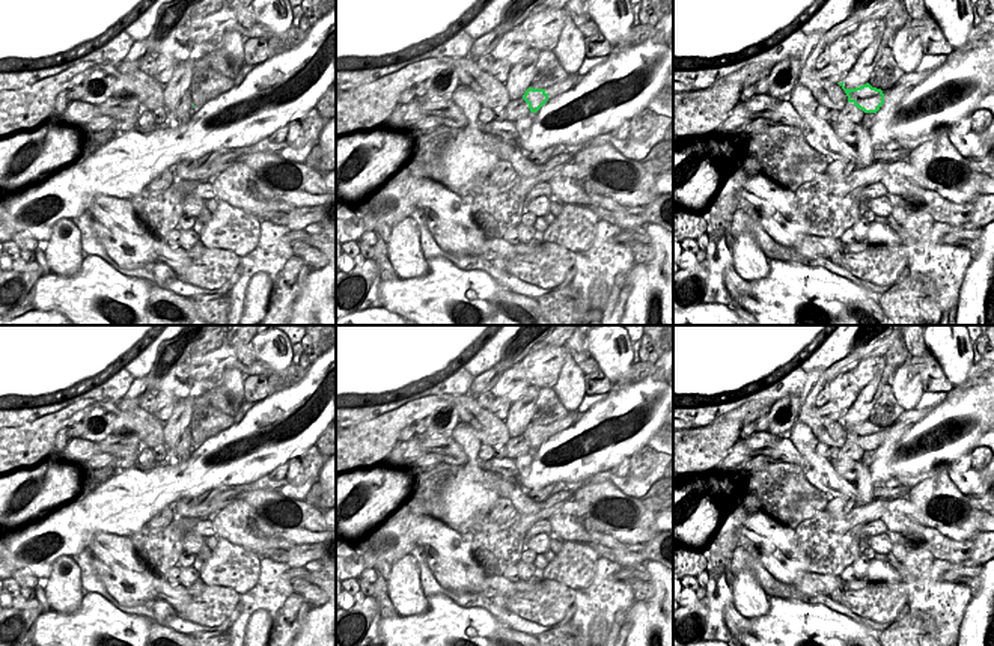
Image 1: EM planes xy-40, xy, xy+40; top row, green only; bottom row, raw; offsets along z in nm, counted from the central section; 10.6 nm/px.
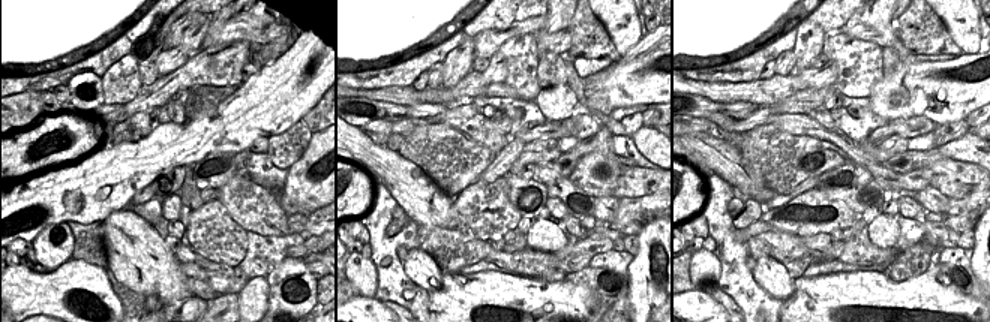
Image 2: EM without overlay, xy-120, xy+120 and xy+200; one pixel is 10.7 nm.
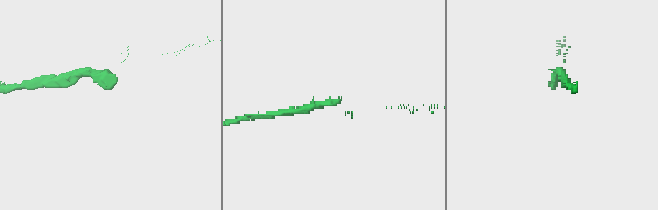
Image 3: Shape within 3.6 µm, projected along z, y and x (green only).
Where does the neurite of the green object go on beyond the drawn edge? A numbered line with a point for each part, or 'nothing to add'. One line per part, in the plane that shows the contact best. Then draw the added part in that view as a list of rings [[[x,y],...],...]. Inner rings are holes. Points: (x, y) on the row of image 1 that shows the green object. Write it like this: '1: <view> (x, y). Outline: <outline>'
1: xy (550, 76). Outline: [[[541,51],[538,54],[536,71],[530,87],[544,89],[548,101],[554,96],[568,92],[581,77],[578,74],[568,74],[559,63],[554,51]]]

